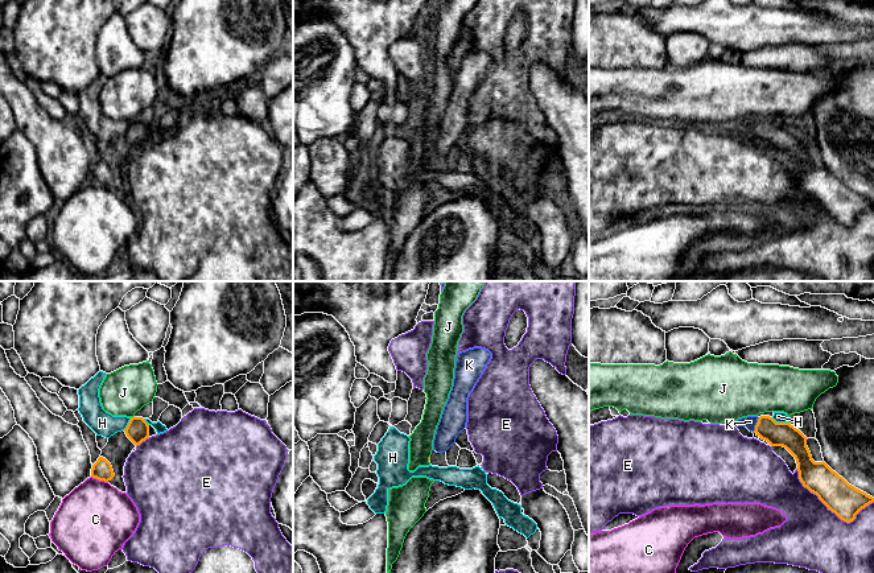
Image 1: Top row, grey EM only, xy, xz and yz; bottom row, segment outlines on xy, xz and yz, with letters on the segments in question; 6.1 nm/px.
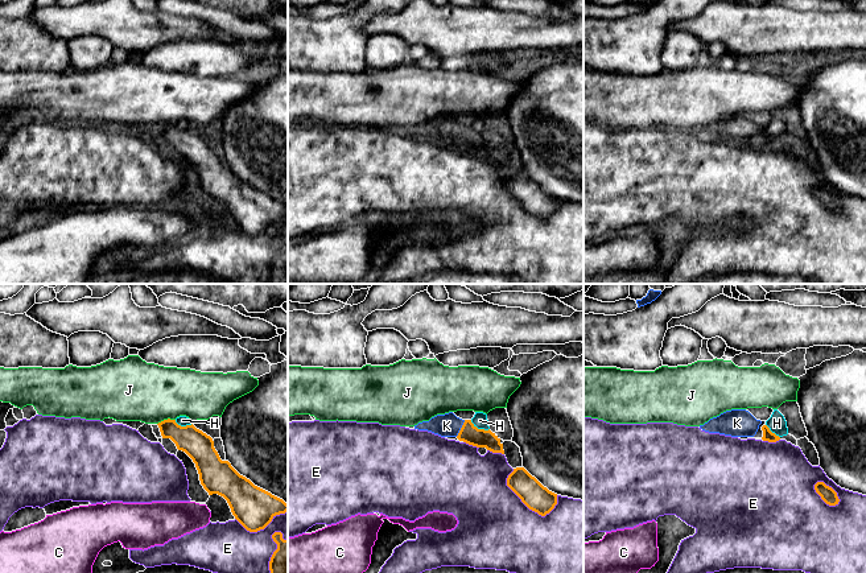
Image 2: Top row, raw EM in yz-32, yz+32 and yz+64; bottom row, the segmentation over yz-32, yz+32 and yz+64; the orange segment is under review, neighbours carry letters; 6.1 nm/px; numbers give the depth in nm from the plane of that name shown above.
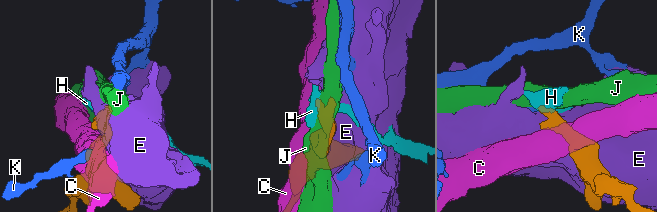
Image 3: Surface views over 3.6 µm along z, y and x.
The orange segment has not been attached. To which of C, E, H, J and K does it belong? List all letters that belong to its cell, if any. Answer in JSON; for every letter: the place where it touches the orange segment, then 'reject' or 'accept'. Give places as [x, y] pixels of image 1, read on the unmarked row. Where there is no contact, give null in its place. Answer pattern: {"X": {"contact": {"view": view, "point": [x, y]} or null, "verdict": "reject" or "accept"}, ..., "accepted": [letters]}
{"C": {"contact": {"view": "xy", "point": [99, 184]}, "verdict": "reject"}, "E": {"contact": {"view": "yz", "point": [831, 214]}, "verdict": "reject"}, "H": {"contact": {"view": "yz", "point": [780, 127]}, "verdict": "reject"}, "J": {"contact": {"view": "xy", "point": [134, 120]}, "verdict": "reject"}, "K": {"contact": {"view": "yz", "point": [755, 130]}, "verdict": "accept"}, "accepted": ["K"]}

